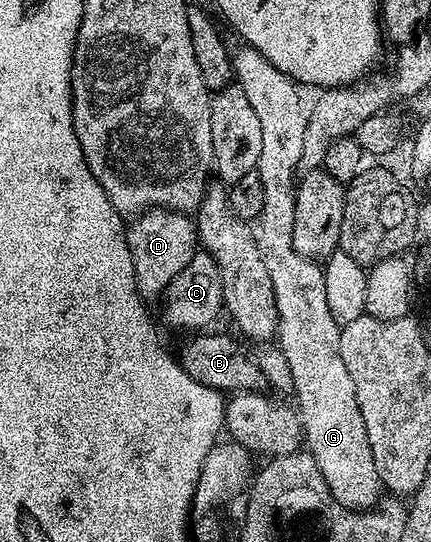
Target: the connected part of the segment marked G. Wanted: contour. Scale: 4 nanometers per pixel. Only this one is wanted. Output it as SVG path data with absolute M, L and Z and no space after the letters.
M249 44L237 45L230 52L232 75L262 126L262 154L254 170L262 178L264 208L255 221L254 231L258 250L262 250L262 262L266 262L270 282L274 282L274 300L278 302L280 319L278 347L290 365L302 440L306 451L318 462L318 470L322 470L330 494L347 508L371 510L382 499L382 485L366 438L366 422L362 422L358 410L354 380L350 378L350 370L346 370L346 362L342 362L342 325L330 314L326 303L323 267L294 250L294 206L308 121L306 104L300 101L301 89L295 80L282 74L278 66L262 58Z

